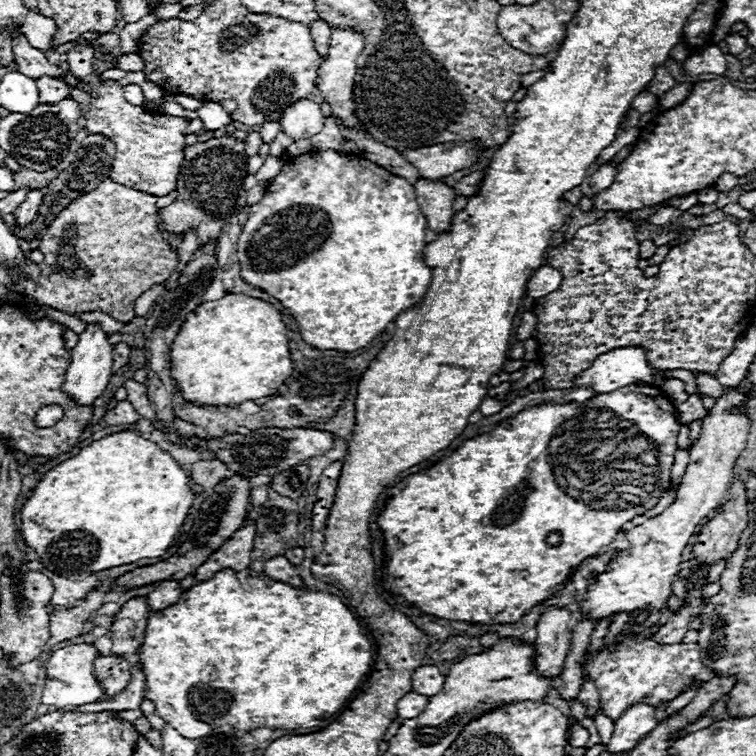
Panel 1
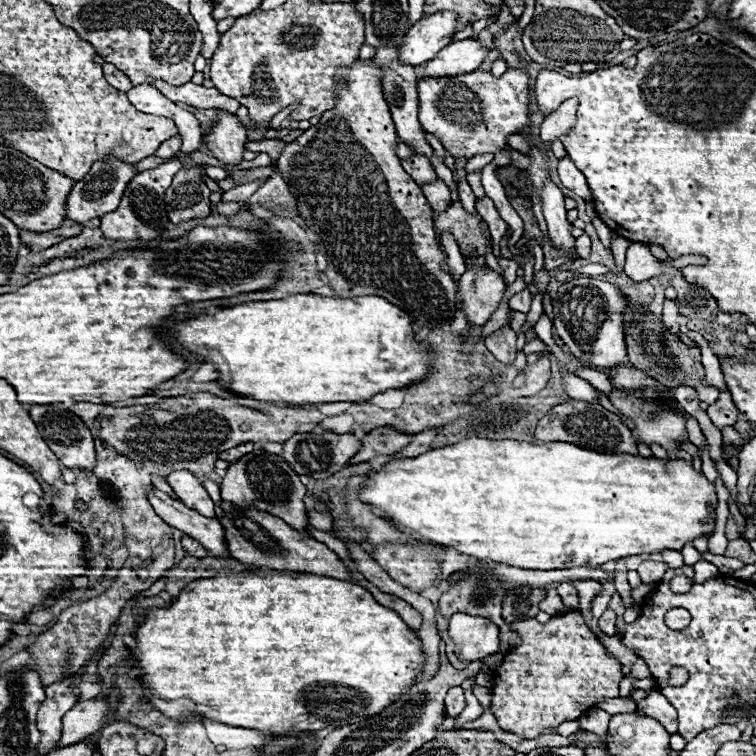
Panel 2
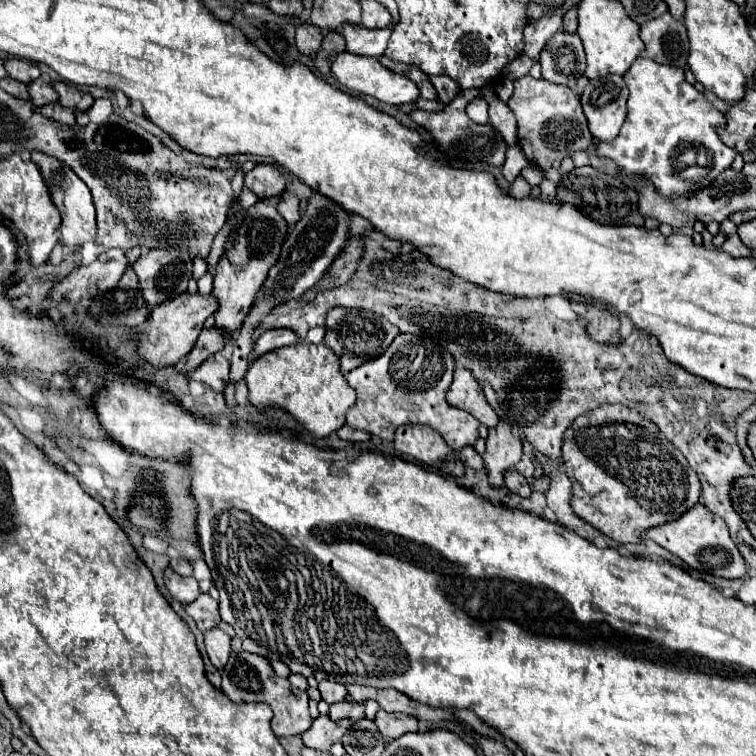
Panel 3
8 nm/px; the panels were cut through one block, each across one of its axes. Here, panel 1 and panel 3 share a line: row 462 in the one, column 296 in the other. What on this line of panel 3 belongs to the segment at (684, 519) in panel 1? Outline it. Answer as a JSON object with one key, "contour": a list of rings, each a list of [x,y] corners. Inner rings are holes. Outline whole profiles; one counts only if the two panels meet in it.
{"contour":[[[232,652],[226,666],[222,668],[222,692],[236,704],[242,702],[266,702],[272,712],[272,730],[278,738],[282,736],[300,736],[310,728],[310,714],[308,714],[308,696],[304,690],[294,688],[286,678],[274,674],[270,662],[264,656],[250,654],[250,652]]]}

